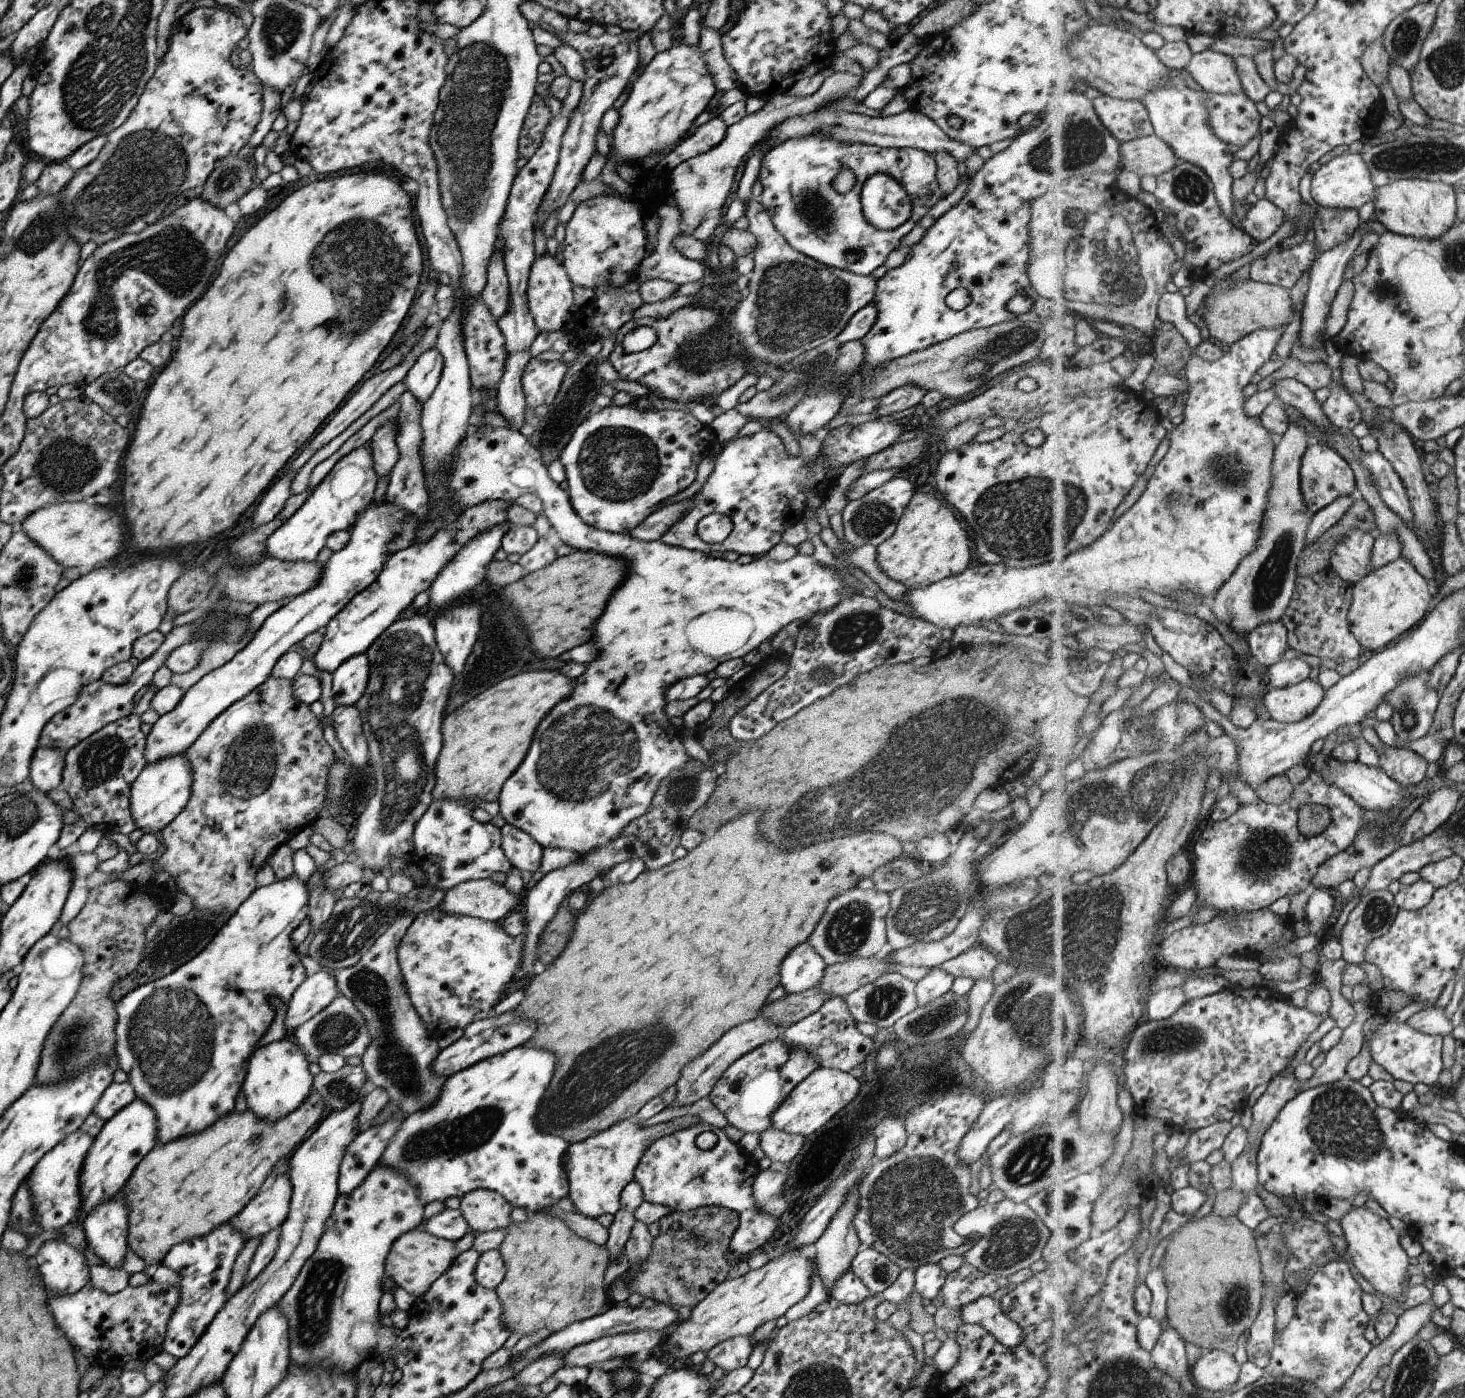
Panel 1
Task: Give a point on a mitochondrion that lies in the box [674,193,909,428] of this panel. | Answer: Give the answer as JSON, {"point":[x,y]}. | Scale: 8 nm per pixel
{"point":[796,302]}

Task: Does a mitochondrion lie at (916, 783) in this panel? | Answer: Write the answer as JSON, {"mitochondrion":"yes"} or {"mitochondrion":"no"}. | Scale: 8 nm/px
{"mitochondrion":"yes"}

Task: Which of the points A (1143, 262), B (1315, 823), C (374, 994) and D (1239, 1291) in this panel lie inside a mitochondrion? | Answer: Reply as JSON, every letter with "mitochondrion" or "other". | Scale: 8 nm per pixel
{"A":"mitochondrion","B":"mitochondrion","C":"mitochondrion","D":"mitochondrion"}

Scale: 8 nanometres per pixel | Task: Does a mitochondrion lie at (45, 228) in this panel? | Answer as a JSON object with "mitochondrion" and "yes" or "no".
{"mitochondrion":"yes"}

